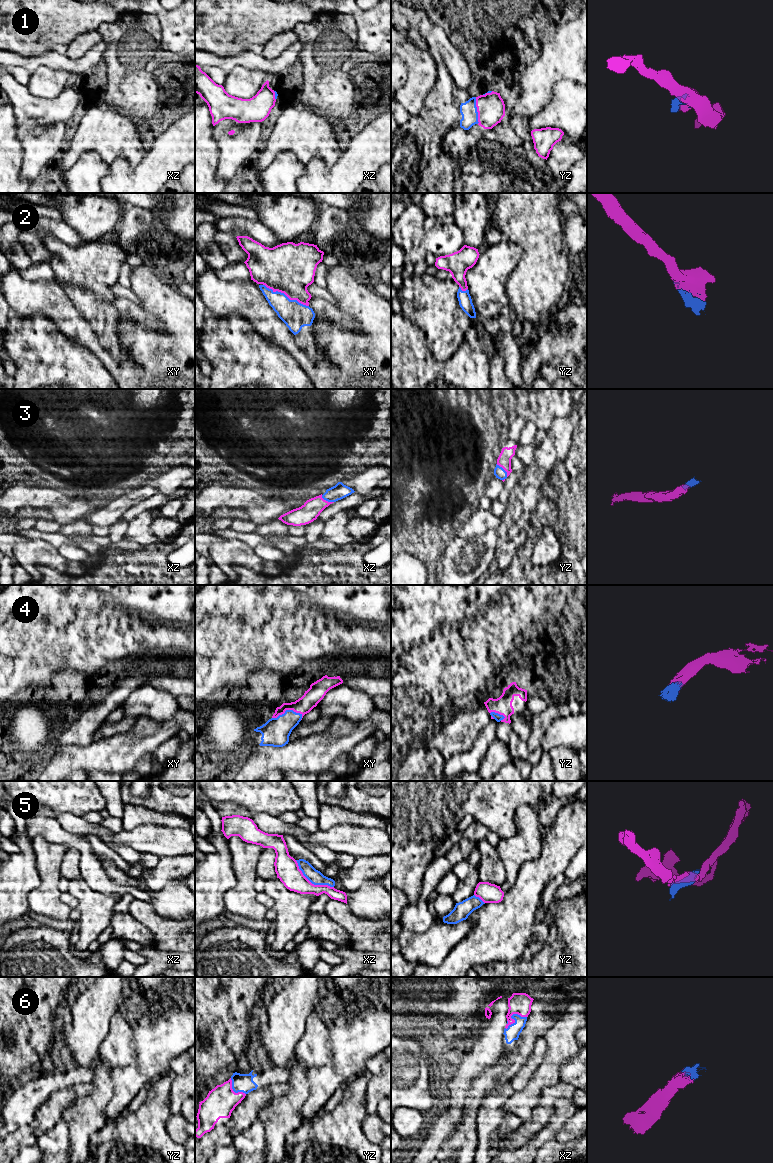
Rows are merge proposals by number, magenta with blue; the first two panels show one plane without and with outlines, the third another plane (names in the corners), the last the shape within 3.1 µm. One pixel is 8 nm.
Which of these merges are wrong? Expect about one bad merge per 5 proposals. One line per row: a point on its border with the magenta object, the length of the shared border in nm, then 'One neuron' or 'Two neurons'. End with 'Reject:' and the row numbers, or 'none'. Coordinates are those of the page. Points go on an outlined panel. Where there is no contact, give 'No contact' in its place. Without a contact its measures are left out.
1: Touches magenta at yz (477, 110). Shared border 220 nm. One neuron
2: Touches magenta at xy (286, 295). Shared border 400 nm. One neuron
3: Touches magenta at yz (503, 468). Shared border 140 nm. One neuron
4: Touches magenta at xy (287, 709). Shared border 260 nm. One neuron
5: Touches magenta at xz (310, 882). Shared border 380 nm. Two neurons
6: Touches magenta at xz (511, 1015). Shared border 200 nm. One neuron
Reject: 5

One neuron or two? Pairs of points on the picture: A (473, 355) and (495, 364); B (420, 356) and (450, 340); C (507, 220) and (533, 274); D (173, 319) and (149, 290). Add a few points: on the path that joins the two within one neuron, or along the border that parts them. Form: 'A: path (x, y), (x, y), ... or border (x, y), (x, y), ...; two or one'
A: border (490, 362), (488, 378); two
B: border (419, 329), (425, 337), (430, 352), (441, 362); two
C: path (520, 233), (533, 246), (533, 261); one
D: path (171, 312), (156, 297); one

